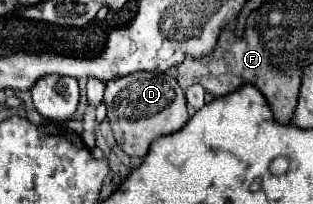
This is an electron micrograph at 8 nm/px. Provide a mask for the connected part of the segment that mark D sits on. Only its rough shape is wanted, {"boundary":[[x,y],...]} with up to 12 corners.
{"boundary":[[171,73],[105,85],[117,145],[145,157],[189,121]]}

